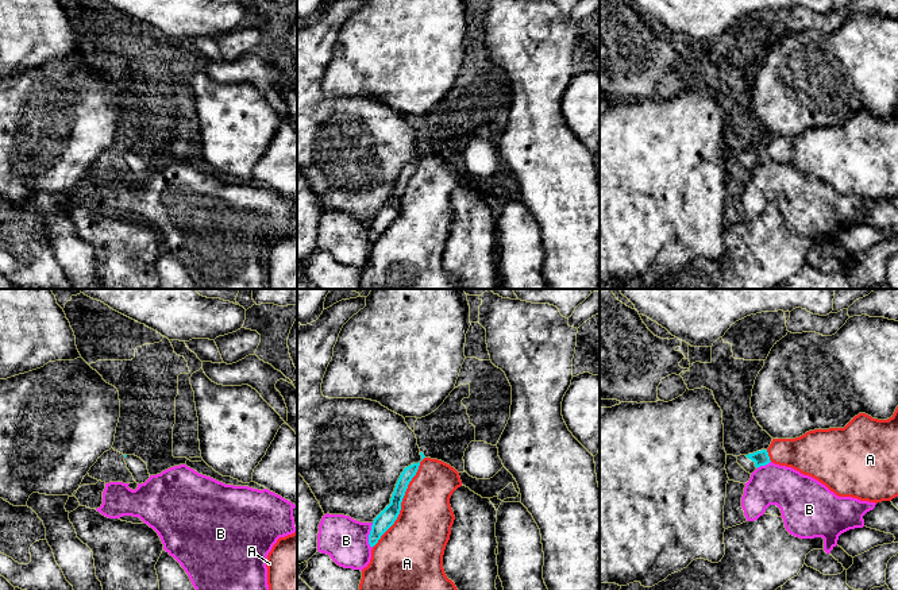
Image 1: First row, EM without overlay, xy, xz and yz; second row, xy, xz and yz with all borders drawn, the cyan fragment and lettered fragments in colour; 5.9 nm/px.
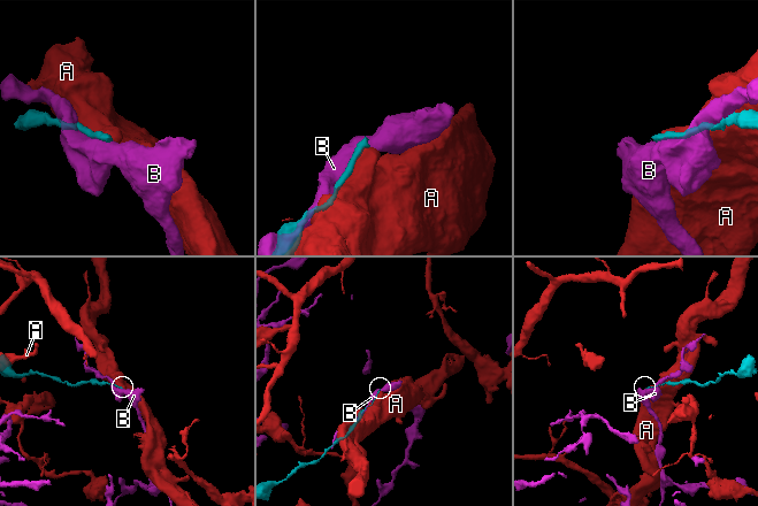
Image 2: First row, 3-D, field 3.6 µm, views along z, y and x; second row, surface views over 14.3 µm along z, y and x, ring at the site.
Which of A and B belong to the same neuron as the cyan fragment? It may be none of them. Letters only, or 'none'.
none

